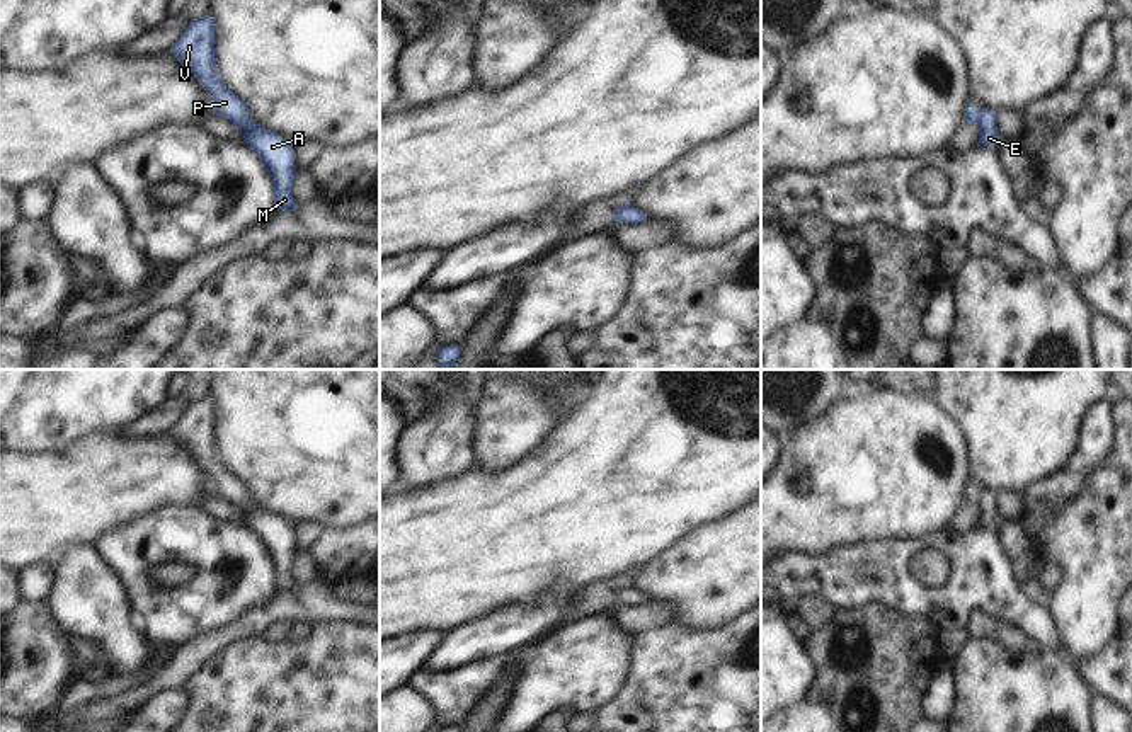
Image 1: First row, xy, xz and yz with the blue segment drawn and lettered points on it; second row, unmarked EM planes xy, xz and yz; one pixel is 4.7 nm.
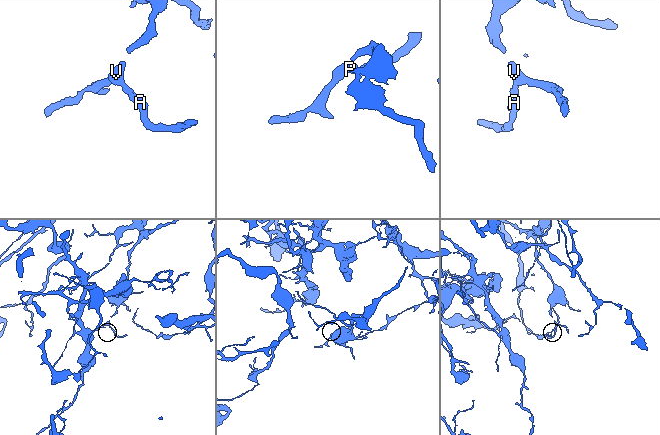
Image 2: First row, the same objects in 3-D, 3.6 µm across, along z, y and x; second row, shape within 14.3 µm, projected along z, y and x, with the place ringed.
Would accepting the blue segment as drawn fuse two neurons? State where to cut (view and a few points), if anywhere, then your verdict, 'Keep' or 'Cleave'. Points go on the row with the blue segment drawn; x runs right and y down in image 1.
No split. Keep

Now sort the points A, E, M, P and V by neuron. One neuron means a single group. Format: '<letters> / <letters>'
A E M P V

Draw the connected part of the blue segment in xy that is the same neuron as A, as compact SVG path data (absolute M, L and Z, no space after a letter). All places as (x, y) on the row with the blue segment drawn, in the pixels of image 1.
M208 12L189 22L169 53L208 92L214 112L243 129L243 143L260 158L271 175L276 209L291 213L298 206L291 196L298 170L293 145L281 134L254 123L247 106L221 82L214 60L214 22L211 14Z

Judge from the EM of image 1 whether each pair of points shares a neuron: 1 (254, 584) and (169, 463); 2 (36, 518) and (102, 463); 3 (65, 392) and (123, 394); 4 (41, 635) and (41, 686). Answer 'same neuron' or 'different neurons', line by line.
1: different neurons
2: same neuron
3: same neuron
4: same neuron

